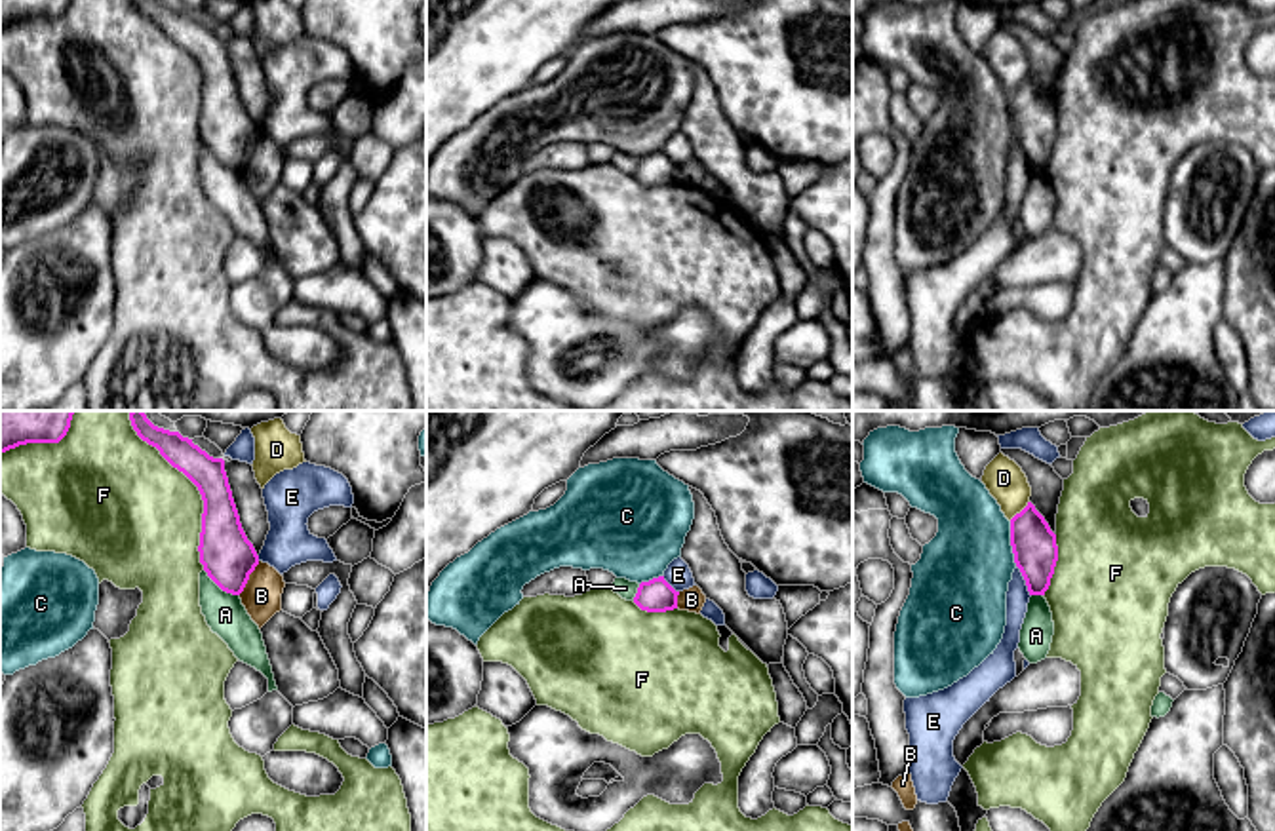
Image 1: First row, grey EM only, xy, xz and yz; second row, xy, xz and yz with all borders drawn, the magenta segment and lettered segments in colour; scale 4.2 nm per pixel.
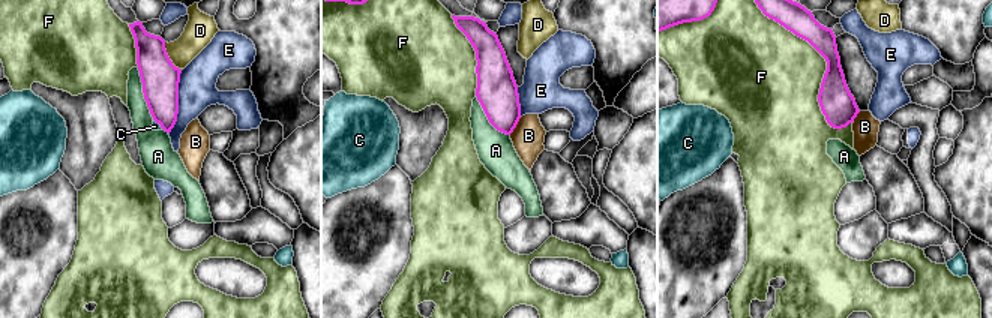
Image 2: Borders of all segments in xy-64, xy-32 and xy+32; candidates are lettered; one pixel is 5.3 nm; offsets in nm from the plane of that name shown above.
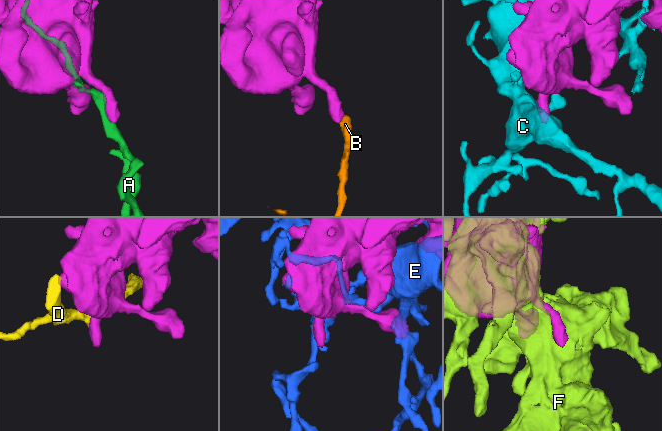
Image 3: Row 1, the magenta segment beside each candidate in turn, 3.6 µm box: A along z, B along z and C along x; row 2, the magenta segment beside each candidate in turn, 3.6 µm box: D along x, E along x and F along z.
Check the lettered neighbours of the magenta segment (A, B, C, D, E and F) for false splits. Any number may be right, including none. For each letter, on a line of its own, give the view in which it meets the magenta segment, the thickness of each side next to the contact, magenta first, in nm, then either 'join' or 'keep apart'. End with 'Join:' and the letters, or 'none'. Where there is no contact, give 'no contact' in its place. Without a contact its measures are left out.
A: meets magenta in xy; 220 nm thick on the magenta side, 170 nm on the other; keep apart
B: meets magenta in xy; 220 nm thick on the magenta side, 160 nm on the other; keep apart
C: meets magenta in yz; 190 nm thick on the magenta side, 380 nm on the other; keep apart
D: meets magenta in yz; 190 nm thick on the magenta side, 170 nm on the other; keep apart
E: meets magenta in yz; 190 nm thick on the magenta side, 100 nm on the other; keep apart
F: meets magenta in xy; 190 nm thick on the magenta side, 460 nm on the other; keep apart
Join: none

